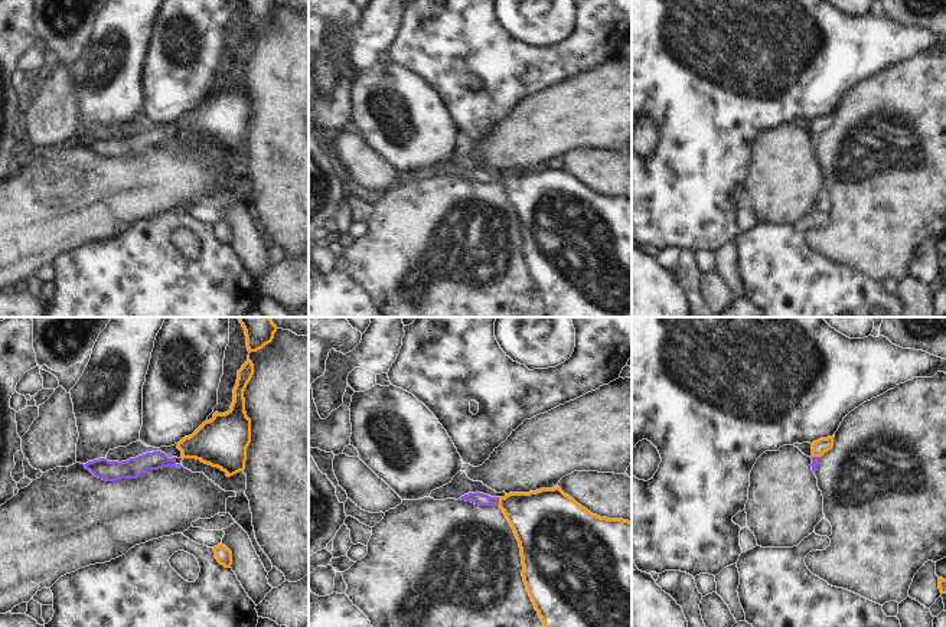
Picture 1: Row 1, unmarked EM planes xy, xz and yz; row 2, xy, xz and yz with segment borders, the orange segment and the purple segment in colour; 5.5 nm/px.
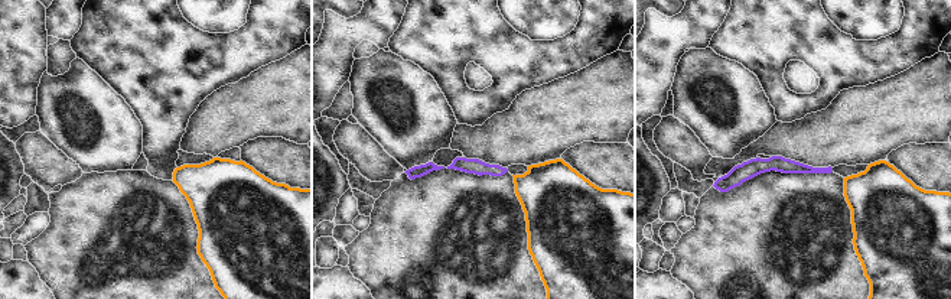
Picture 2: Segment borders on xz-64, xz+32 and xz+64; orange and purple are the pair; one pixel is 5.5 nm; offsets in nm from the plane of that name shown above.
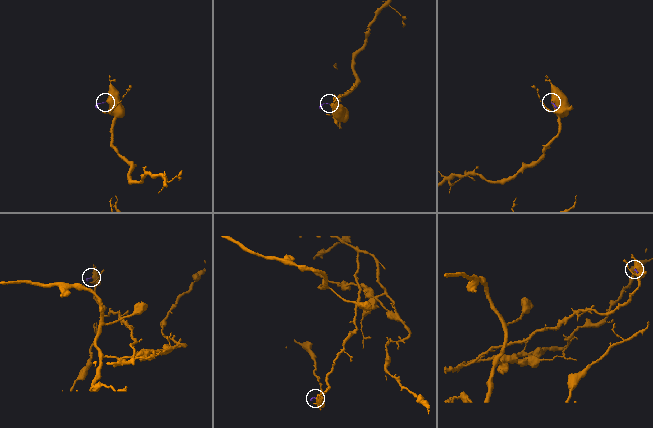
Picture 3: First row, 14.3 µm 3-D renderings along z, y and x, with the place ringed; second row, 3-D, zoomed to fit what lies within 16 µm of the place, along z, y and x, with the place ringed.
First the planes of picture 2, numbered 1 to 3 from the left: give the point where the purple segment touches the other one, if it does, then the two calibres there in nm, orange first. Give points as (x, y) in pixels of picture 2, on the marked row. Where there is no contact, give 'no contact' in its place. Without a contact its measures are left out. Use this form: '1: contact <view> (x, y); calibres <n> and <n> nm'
1: no contact
2: no contact
3: no contact

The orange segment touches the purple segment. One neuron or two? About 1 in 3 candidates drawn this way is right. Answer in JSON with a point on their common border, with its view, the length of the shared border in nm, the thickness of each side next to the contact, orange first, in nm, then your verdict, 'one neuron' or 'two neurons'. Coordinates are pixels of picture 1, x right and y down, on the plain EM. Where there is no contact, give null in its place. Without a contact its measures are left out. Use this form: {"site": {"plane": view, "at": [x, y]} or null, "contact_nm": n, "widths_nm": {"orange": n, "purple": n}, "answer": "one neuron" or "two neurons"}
{"site": {"plane": "xz", "at": [499, 179]}, "contact_nm": 50, "widths_nm": {"orange": 320, "purple": 70}, "answer": "one neuron"}

